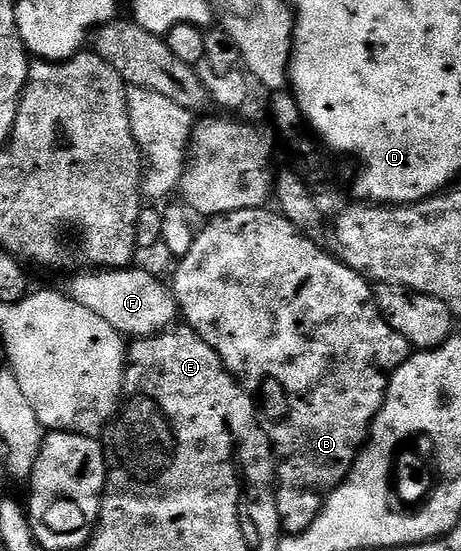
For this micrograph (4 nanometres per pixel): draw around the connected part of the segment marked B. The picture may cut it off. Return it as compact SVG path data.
M271 208L238 210L212 217L208 221L211 223L203 231L200 229L196 233L189 252L178 259L179 267L175 270L173 289L179 300L182 315L185 318L187 316L186 325L203 335L206 342L215 349L223 365L232 374L240 379L248 378L251 382L267 382L263 386L263 398L267 401L272 416L275 417L275 426L266 427L267 435L271 437L274 457L277 459L275 503L279 509L282 529L288 535L292 535L309 528L317 520L319 513L323 511L327 497L347 480L347 473L351 471L351 465L355 462L357 452L363 449L375 418L381 412L384 402L387 401L387 385L391 383L391 376L405 359L411 357L413 347L401 332L391 327L387 317L379 311L372 283L364 275L359 274L353 267L346 266L334 253L326 254L311 239L314 237L308 236L288 218L283 217L282 213L272 210Z

